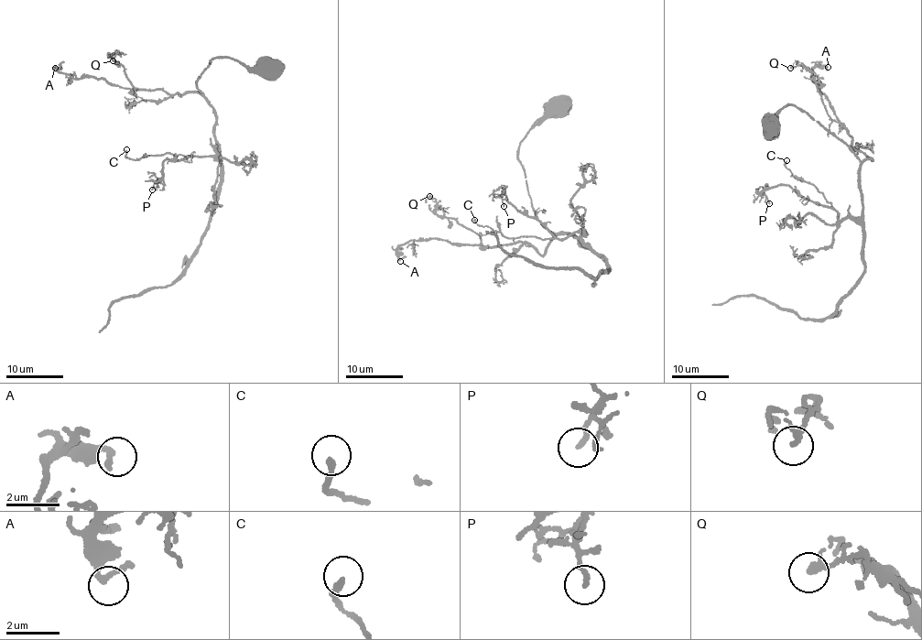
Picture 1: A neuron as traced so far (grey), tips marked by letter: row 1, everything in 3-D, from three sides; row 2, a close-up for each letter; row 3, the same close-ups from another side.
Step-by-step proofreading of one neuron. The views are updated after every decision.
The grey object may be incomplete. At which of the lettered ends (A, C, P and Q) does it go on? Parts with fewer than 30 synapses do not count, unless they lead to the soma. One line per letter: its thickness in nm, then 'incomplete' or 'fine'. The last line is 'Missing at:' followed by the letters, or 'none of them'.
A: 200 nm thick; fine
C: 240 nm thick; fine
P: 160 nm thick; fine
Q: 160 nm thick; fine
Missing at: none of them

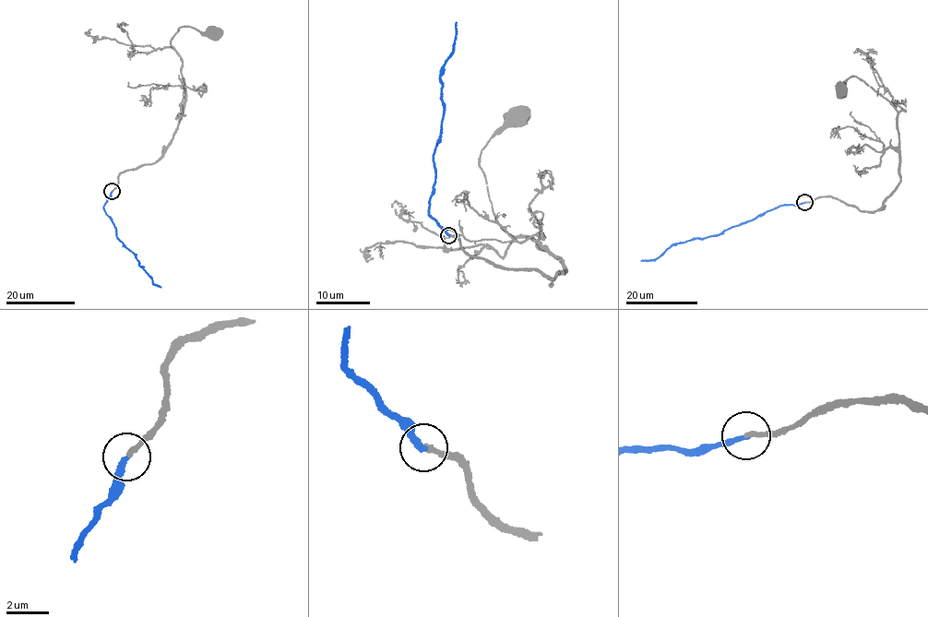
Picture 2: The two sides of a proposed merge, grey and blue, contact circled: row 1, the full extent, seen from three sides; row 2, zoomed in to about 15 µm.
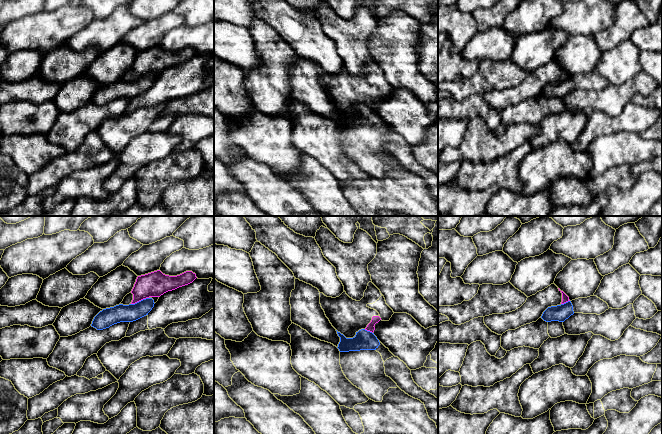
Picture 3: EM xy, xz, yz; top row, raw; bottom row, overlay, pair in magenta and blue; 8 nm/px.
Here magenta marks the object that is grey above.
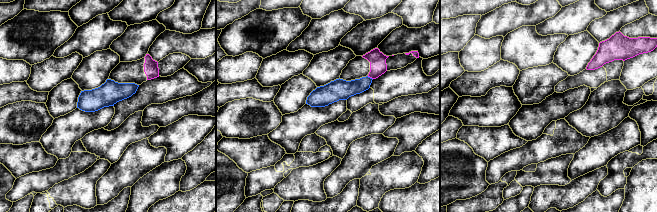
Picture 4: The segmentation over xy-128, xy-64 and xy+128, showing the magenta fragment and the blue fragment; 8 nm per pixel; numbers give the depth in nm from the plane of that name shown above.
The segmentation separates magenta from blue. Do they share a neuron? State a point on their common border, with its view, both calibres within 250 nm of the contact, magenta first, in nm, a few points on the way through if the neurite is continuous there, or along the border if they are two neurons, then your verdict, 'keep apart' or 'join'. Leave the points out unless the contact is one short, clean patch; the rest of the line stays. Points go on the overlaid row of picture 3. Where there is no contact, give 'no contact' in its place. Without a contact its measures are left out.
contact xy (139, 300); calibres 200 and 140 nm; border xy (148, 297), (131, 304); keep apart

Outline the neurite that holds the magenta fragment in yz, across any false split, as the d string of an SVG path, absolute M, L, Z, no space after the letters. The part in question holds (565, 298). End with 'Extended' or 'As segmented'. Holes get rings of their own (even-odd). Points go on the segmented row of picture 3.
M553 283L528 297L526 302L515 311L485 316L484 323L492 332L502 335L508 330L515 330L536 322L548 307L561 305L568 301L570 301L569 297Z. Extended

